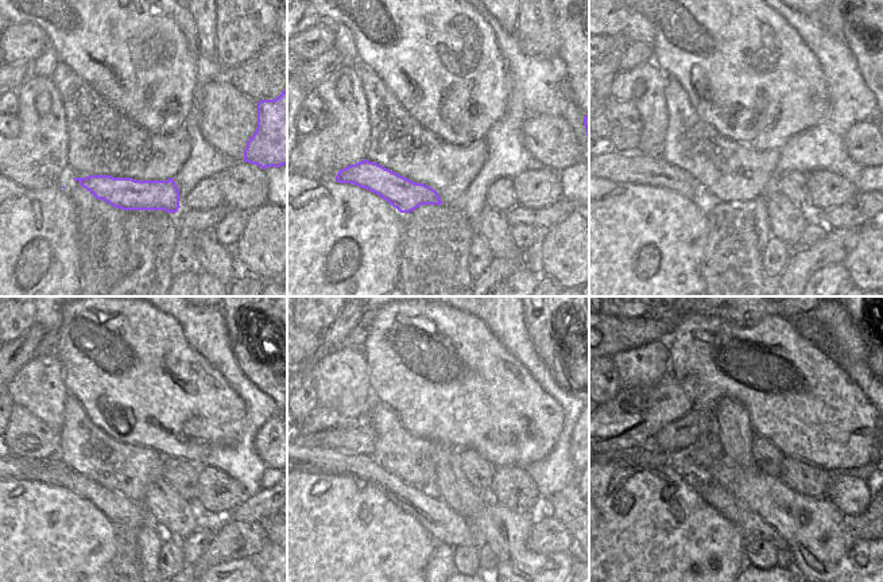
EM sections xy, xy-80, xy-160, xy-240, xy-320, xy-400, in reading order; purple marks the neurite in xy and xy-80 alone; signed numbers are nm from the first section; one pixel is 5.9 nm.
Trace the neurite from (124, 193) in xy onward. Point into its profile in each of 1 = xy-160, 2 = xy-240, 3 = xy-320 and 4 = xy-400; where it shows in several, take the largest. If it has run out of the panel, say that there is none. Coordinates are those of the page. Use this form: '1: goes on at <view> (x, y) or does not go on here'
1: goes on at xy-160 (618, 166)
2: goes on at xy-240 (12, 468)
3: does not go on here
4: does not go on here

